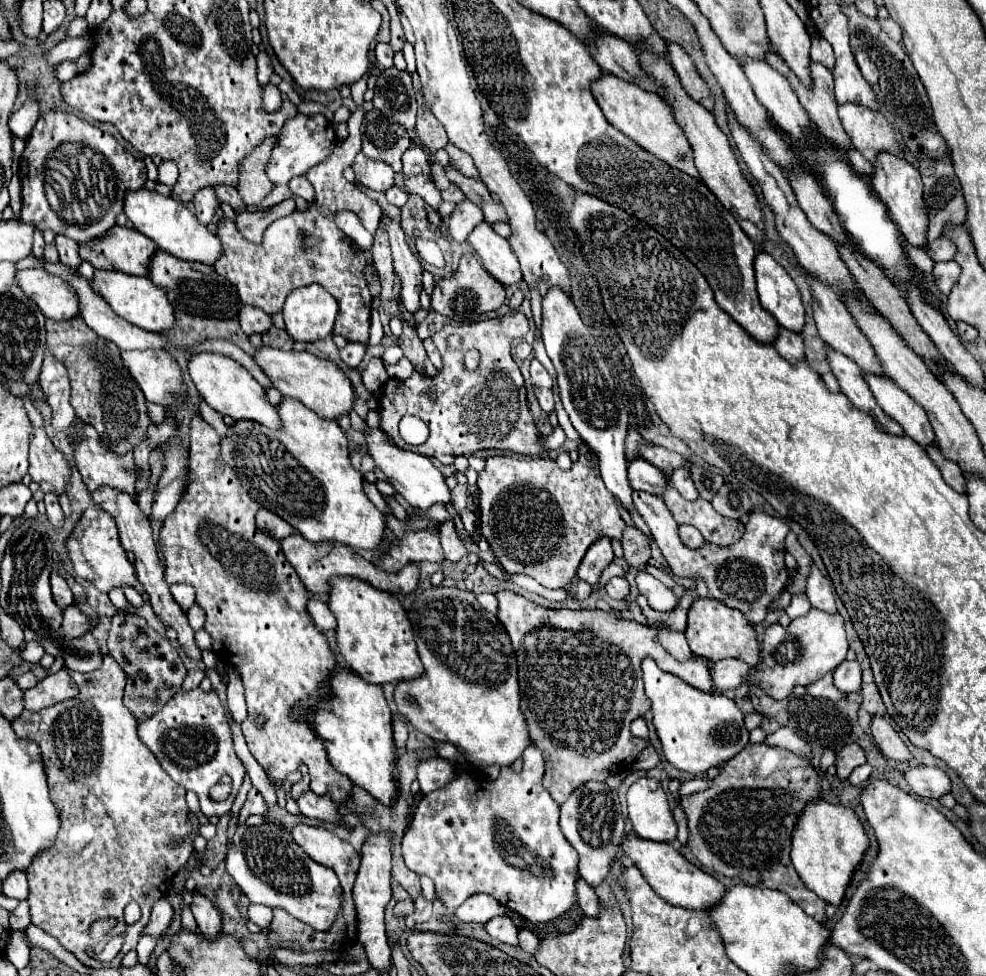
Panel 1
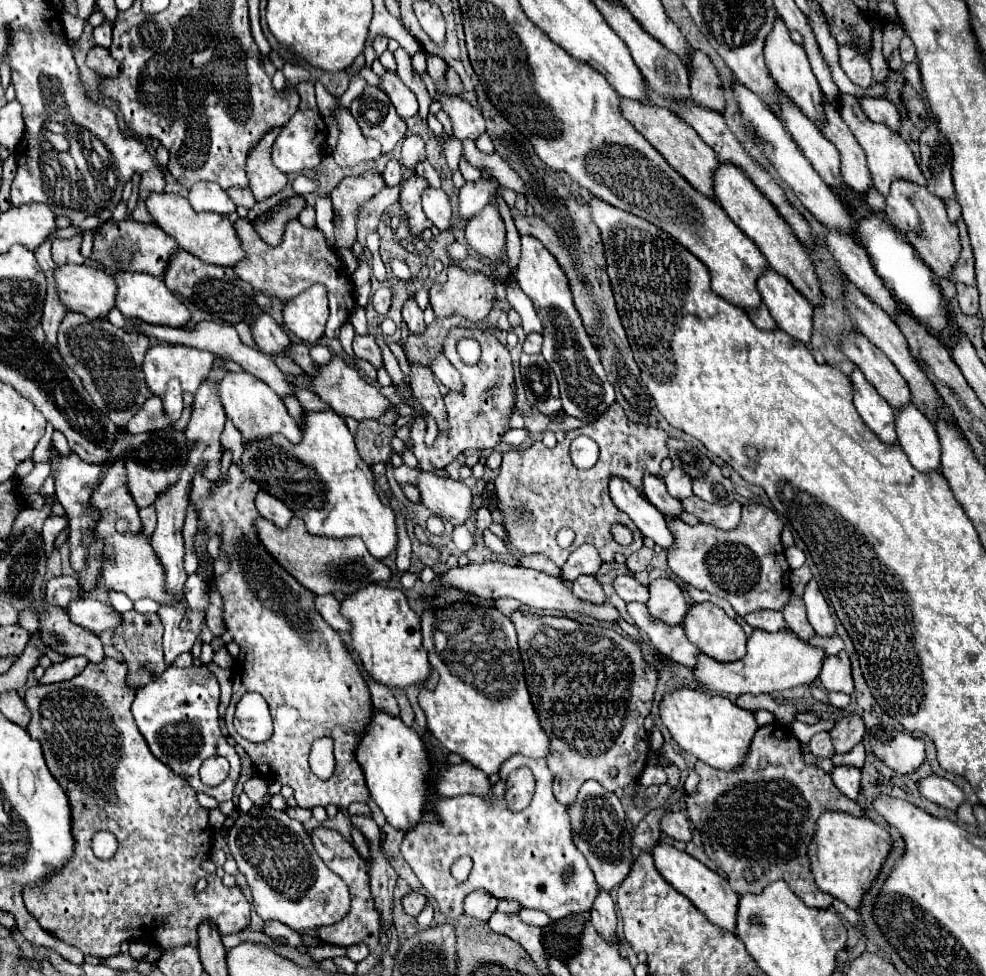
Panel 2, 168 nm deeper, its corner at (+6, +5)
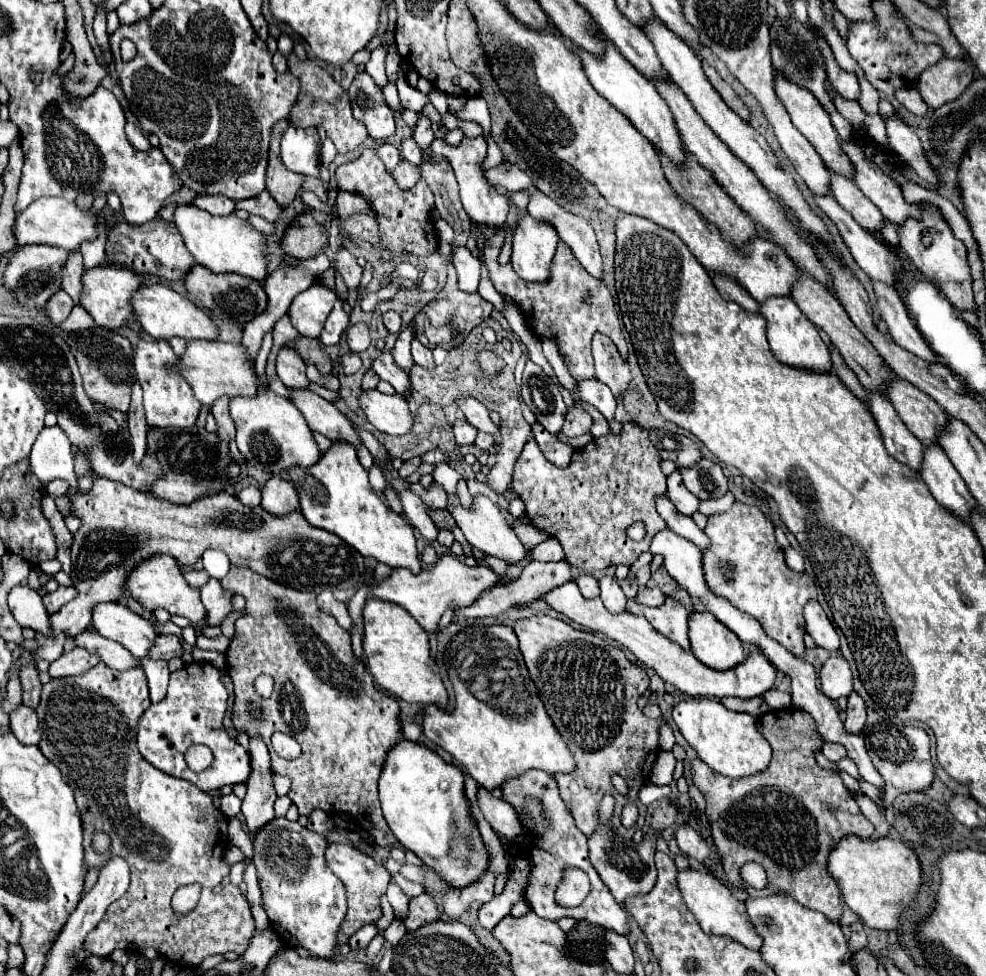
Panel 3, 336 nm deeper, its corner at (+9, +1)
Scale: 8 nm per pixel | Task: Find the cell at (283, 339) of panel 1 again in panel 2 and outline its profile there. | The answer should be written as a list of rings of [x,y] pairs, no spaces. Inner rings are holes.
[[[299,342],[299,344],[295,344],[295,348],[291,350],[291,358],[293,358],[293,362],[295,364],[299,364],[301,368],[303,368],[303,372],[307,372],[307,374],[313,374],[315,370],[315,362],[311,360],[311,356],[309,356],[309,348],[303,344],[303,342]]]

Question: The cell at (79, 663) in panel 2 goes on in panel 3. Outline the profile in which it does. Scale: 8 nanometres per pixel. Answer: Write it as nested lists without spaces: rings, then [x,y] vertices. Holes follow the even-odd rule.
[[[74,648],[70,654],[62,654],[54,664],[50,664],[48,674],[52,678],[64,678],[64,676],[76,676],[88,672],[98,658],[82,648]]]

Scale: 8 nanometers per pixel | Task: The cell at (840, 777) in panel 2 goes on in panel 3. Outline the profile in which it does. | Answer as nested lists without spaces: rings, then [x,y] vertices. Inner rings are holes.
[[[854,790],[854,792],[852,792],[852,798],[856,800],[860,812],[862,812],[862,814],[876,826],[876,830],[880,830],[880,836],[888,836],[888,828],[890,828],[890,824],[884,820],[884,816],[880,816],[876,804],[874,804],[866,794],[862,794],[860,790]]]

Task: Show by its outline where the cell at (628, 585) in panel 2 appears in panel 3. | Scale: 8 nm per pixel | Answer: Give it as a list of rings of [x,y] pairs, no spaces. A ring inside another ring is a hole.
[[[642,588],[634,598],[638,604],[644,606],[660,606],[666,596],[660,592],[660,588]]]

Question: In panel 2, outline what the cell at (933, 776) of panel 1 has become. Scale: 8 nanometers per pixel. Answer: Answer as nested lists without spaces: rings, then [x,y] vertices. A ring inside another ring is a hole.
[[[931,776],[931,778],[921,780],[919,790],[927,800],[931,800],[951,812],[957,812],[957,808],[965,802],[963,790],[957,788],[951,780],[945,780],[939,776]]]

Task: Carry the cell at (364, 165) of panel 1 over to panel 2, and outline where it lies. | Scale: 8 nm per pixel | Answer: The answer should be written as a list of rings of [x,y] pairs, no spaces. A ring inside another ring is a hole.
[[[337,104],[333,108],[333,116],[339,126],[339,142],[333,150],[333,158],[339,166],[355,166],[359,162],[369,162],[379,158],[381,144],[363,136],[359,124],[351,116],[347,108]]]

